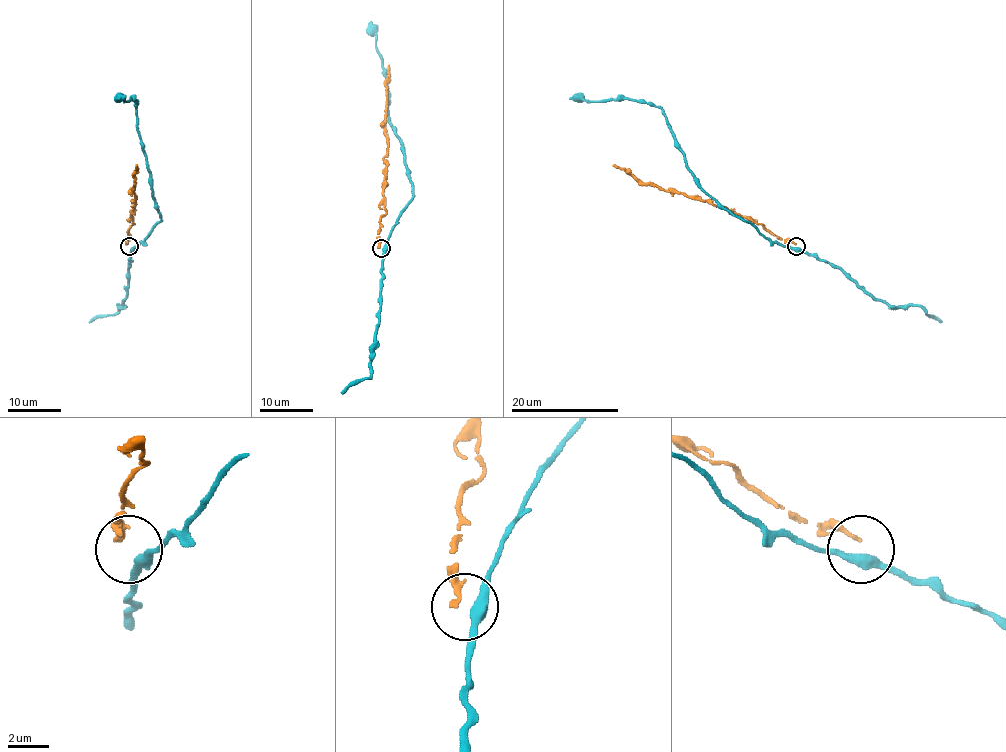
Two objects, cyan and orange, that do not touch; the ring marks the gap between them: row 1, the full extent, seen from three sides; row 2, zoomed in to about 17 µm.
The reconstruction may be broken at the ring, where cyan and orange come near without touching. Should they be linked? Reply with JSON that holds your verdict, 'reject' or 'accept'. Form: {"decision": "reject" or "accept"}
{"decision": "reject"}

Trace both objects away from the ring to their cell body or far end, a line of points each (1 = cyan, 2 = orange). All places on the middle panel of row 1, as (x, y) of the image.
1: (383, 248), (411, 201), (412, 182), (403, 144), (390, 124), (386, 70), (376, 49), (375, 27), (369, 22)
2: (380, 247), (379, 227), (386, 213), (383, 181), (387, 162), (383, 158), (388, 141), (384, 130), (388, 65)

